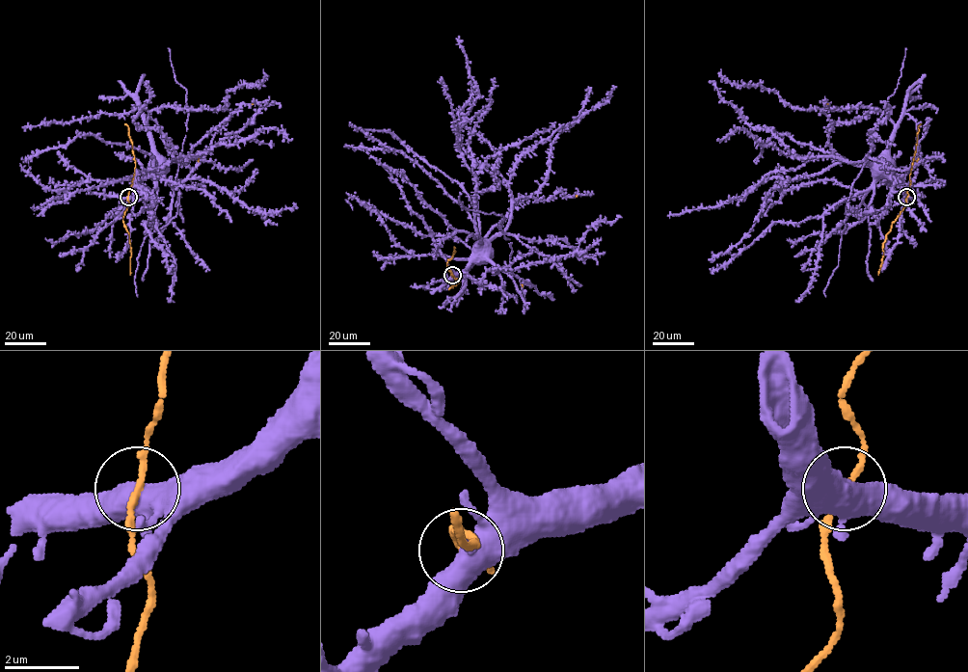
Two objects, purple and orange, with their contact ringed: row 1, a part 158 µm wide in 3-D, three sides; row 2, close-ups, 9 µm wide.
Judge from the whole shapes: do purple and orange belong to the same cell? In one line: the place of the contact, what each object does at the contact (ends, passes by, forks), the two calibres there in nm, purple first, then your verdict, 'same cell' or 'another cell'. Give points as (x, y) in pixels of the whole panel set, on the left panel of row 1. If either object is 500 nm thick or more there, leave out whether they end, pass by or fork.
place (128, 197); purple forks; orange passes by; calibres 440 and 160 nm; same cell

